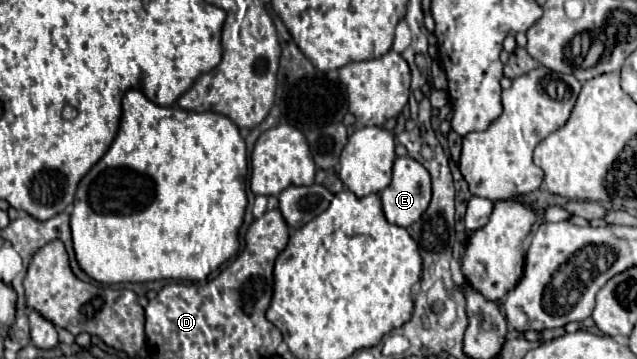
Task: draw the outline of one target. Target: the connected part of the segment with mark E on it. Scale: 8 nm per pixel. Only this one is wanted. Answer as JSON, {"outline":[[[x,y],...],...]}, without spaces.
{"outline":[[[399,156],[393,164],[391,184],[381,192],[383,212],[391,224],[409,228],[421,218],[431,200],[429,172],[411,156]]]}

